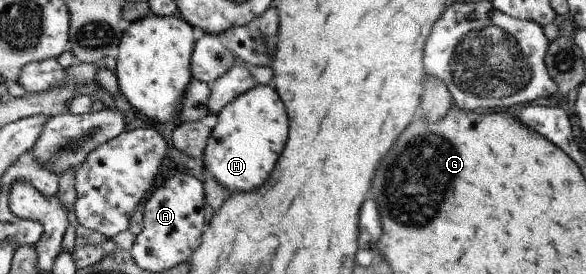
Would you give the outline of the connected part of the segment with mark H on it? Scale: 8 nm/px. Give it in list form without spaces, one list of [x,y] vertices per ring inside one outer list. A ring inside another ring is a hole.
[[[257,84],[222,107],[217,115],[217,124],[213,127],[207,140],[203,157],[205,165],[211,171],[212,177],[217,179],[217,183],[233,193],[237,193],[237,191],[247,193],[247,191],[259,189],[269,179],[269,175],[275,169],[275,163],[285,147],[289,117],[287,117],[283,101],[279,99],[275,89],[271,89],[271,87],[273,85]]]

